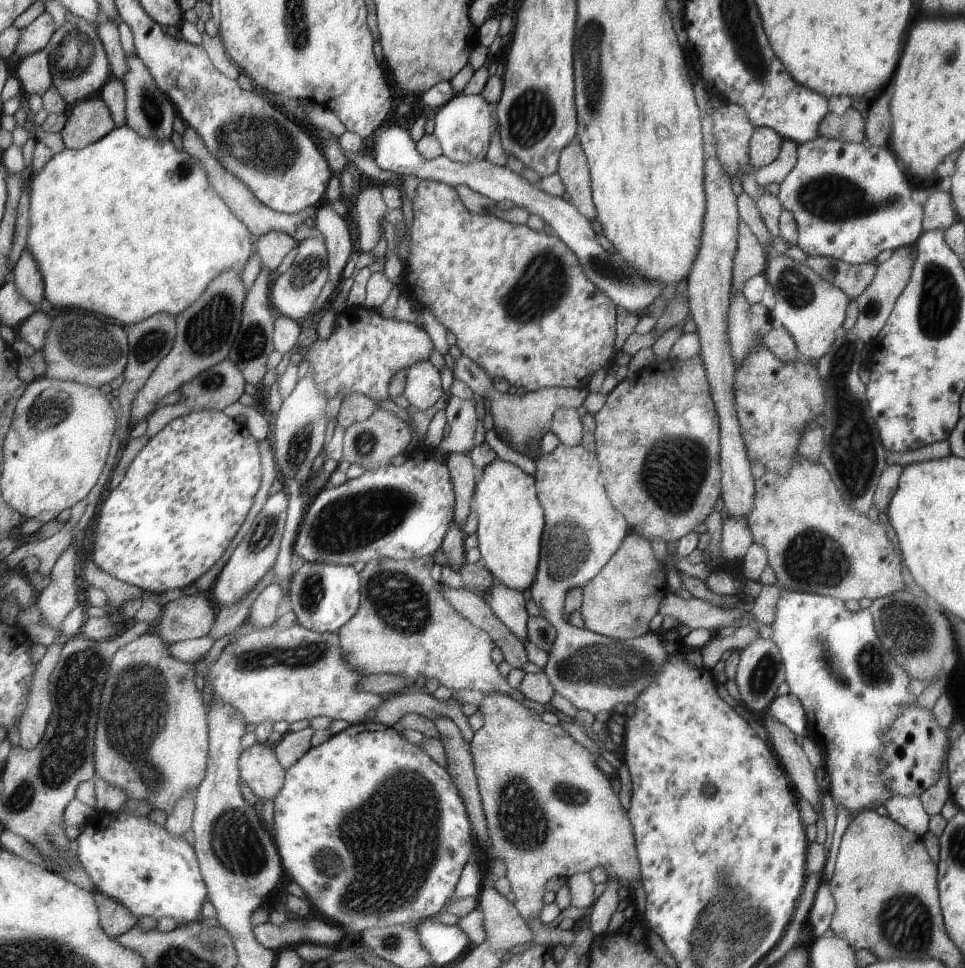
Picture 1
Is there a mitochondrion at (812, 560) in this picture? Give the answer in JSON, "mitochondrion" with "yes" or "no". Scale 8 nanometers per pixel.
{"mitochondrion":"yes"}

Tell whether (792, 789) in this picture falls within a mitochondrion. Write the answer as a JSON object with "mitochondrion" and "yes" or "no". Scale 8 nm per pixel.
{"mitochondrion":"no"}

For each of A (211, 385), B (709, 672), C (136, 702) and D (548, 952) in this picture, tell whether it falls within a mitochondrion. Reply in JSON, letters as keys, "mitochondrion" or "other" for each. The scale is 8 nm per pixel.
{"A":"mitochondrion","B":"other","C":"mitochondrion","D":"other"}

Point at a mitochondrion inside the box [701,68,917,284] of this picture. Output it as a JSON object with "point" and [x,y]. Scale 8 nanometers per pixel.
{"point":[830,197]}

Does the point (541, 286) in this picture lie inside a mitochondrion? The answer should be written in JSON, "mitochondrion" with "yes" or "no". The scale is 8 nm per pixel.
{"mitochondrion":"yes"}

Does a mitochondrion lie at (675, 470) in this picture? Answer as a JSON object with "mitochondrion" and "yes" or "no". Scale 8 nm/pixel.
{"mitochondrion":"yes"}

